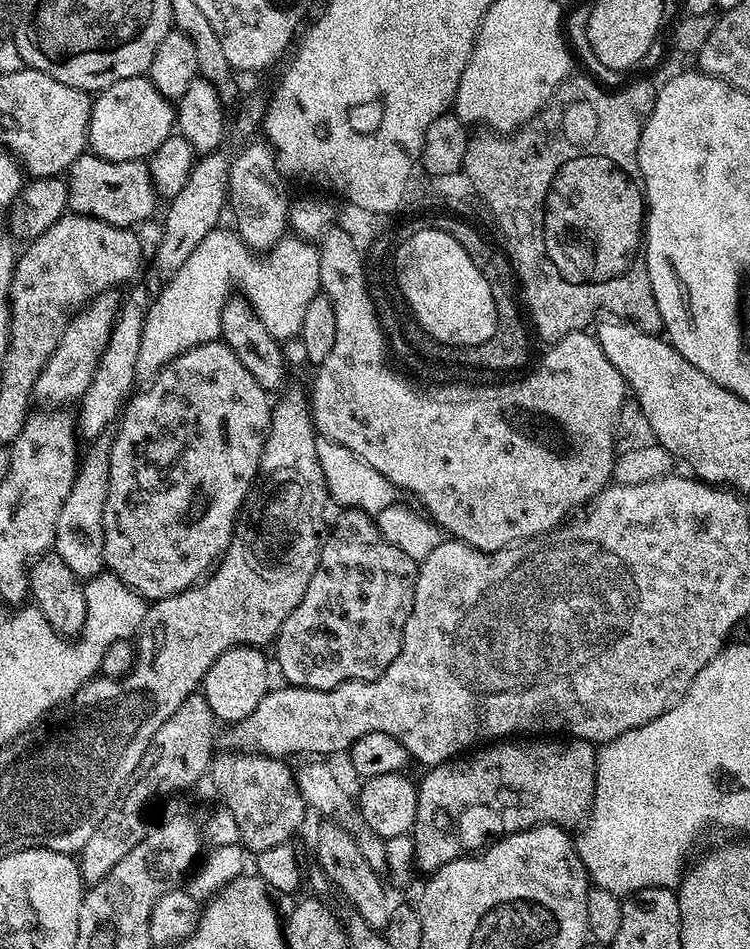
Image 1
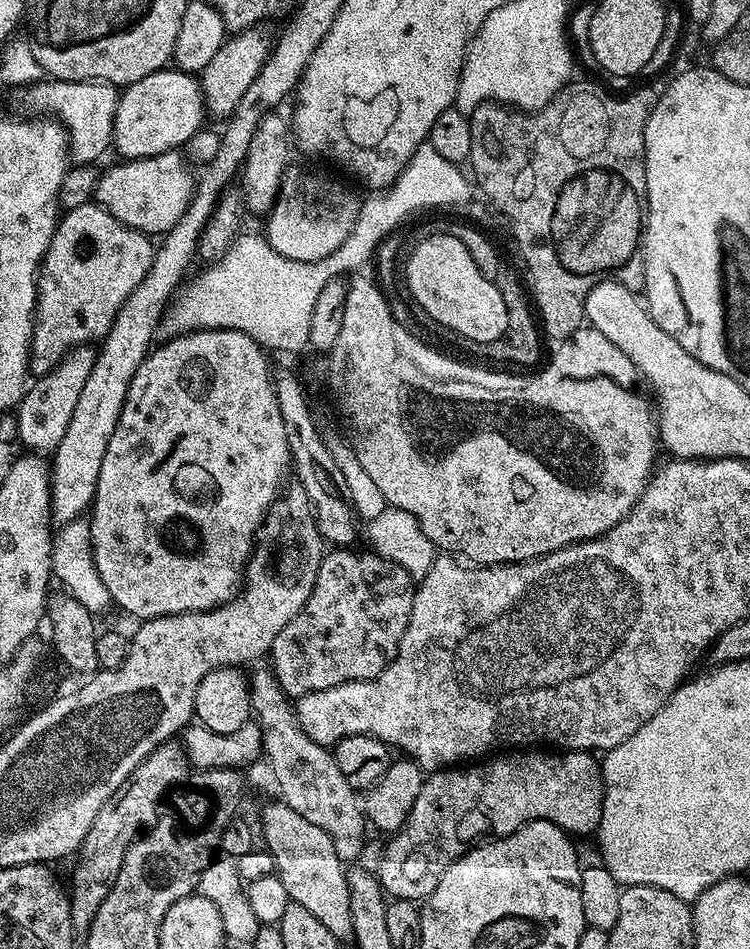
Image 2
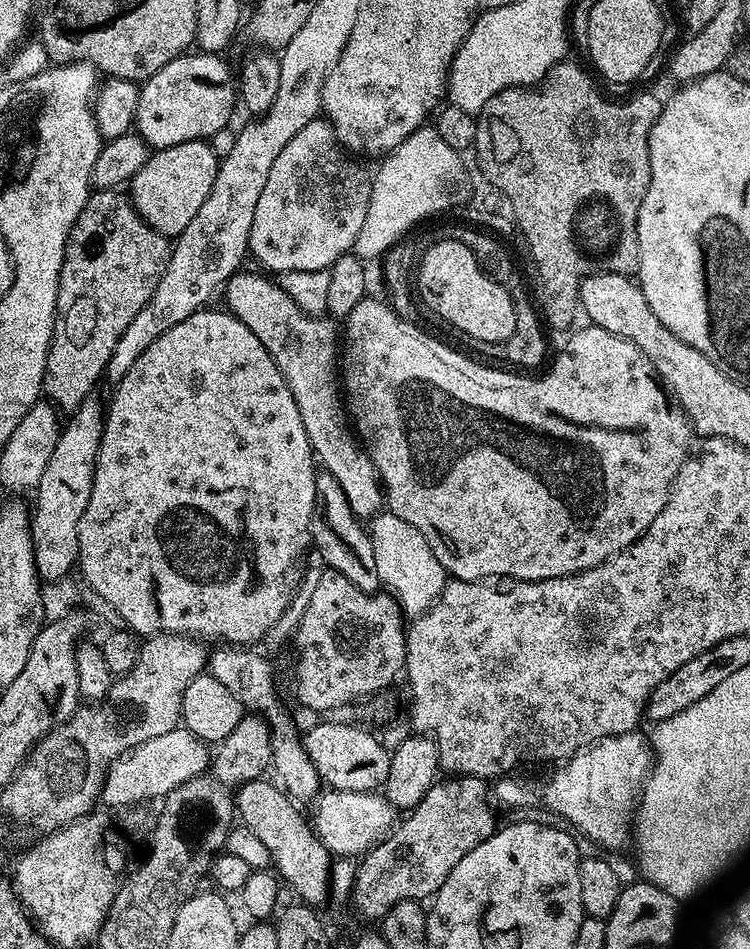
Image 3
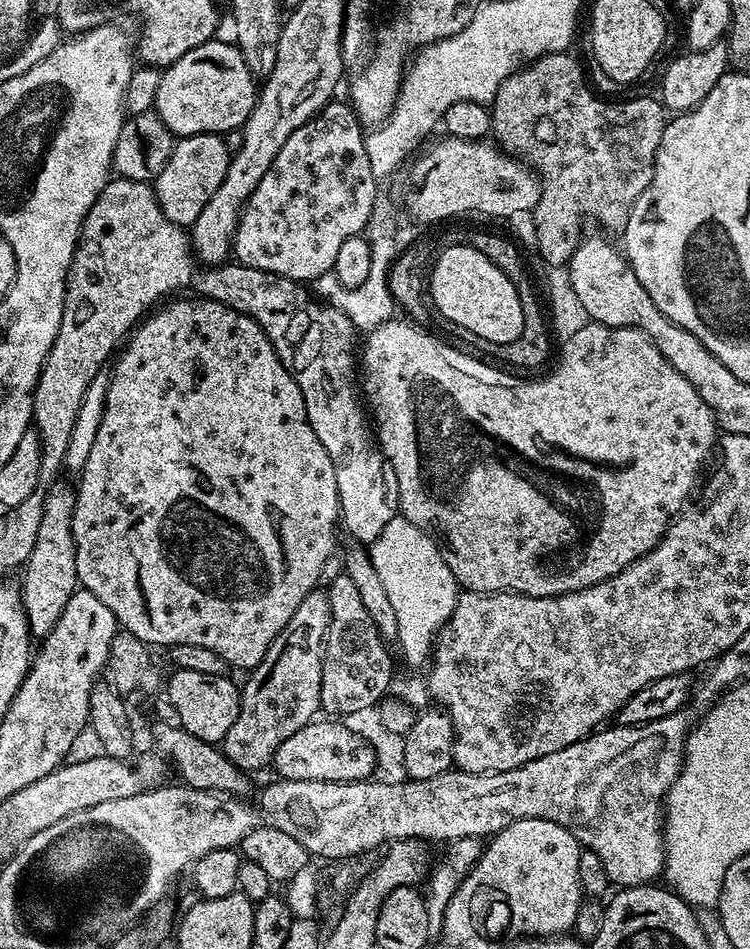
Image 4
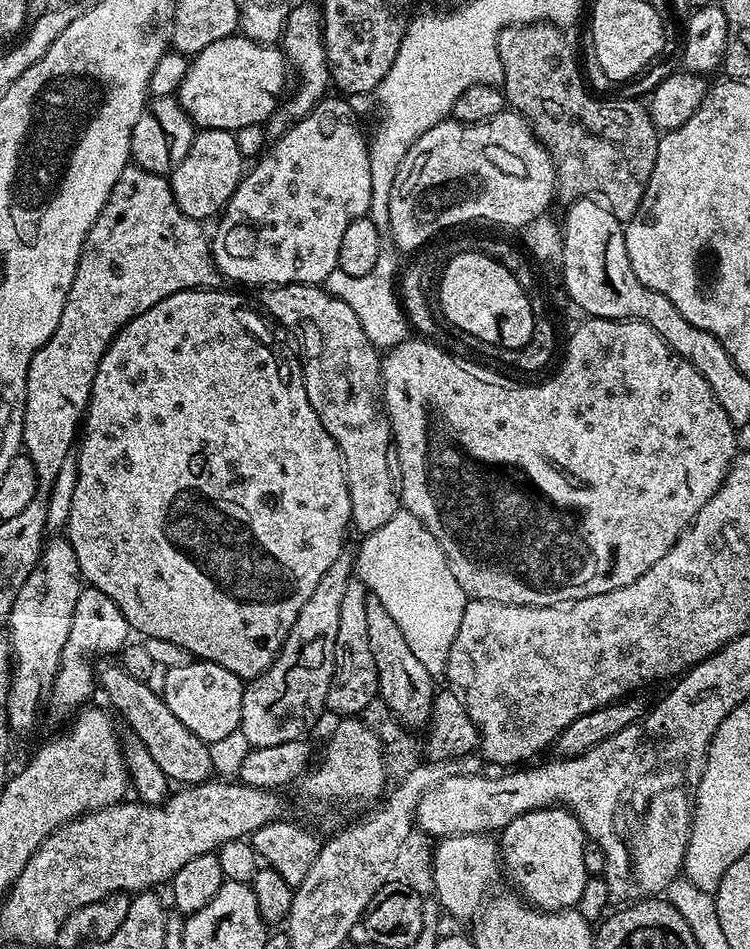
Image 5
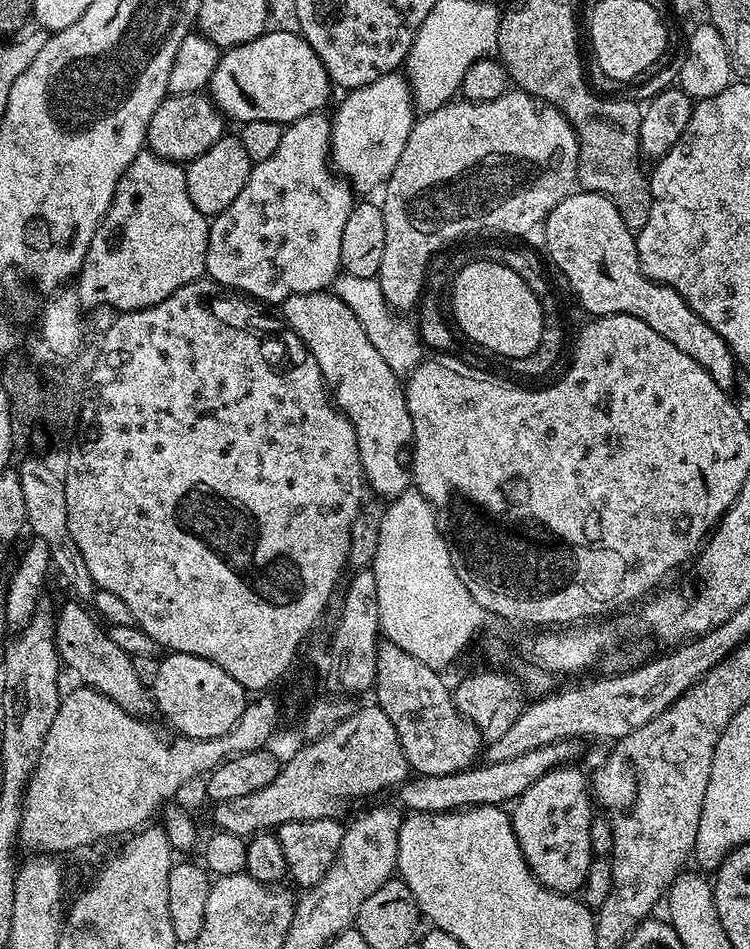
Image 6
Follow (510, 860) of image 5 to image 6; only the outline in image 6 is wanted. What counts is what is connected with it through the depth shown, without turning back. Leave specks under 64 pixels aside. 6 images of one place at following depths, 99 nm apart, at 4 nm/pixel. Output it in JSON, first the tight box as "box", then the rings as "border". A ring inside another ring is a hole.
{"box":[511,766,594,894],"border":[[[561,766],[547,772],[511,805],[512,829],[524,861],[542,886],[551,892],[576,894],[584,887],[586,870],[594,858],[590,824],[594,817],[590,780],[576,766]]]}

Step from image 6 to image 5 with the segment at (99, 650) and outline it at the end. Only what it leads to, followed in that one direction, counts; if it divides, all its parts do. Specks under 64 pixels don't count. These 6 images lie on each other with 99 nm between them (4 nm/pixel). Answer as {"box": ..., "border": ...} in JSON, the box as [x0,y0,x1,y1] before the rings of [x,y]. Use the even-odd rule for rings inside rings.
{"box":[98,662,213,786],"border":[[[104,662],[98,668],[98,688],[108,695],[110,703],[116,707],[115,715],[128,723],[127,727],[137,736],[154,758],[162,774],[169,781],[180,786],[203,784],[213,775],[212,752],[213,749],[205,744],[202,738],[190,734],[174,714],[170,714],[170,706],[166,706],[163,695],[151,687],[151,683],[139,680],[126,674],[126,670],[119,662]]]}

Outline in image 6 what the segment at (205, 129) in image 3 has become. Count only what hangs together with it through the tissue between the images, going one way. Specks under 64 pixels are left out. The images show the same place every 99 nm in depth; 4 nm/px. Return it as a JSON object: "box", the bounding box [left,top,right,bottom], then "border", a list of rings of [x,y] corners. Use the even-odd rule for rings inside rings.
{"box":[210,30,334,126],"border":[[[269,30],[254,42],[234,46],[221,55],[212,75],[210,99],[229,121],[245,124],[265,120],[287,126],[325,107],[328,95],[334,92],[326,66],[303,36],[292,32]]]}

